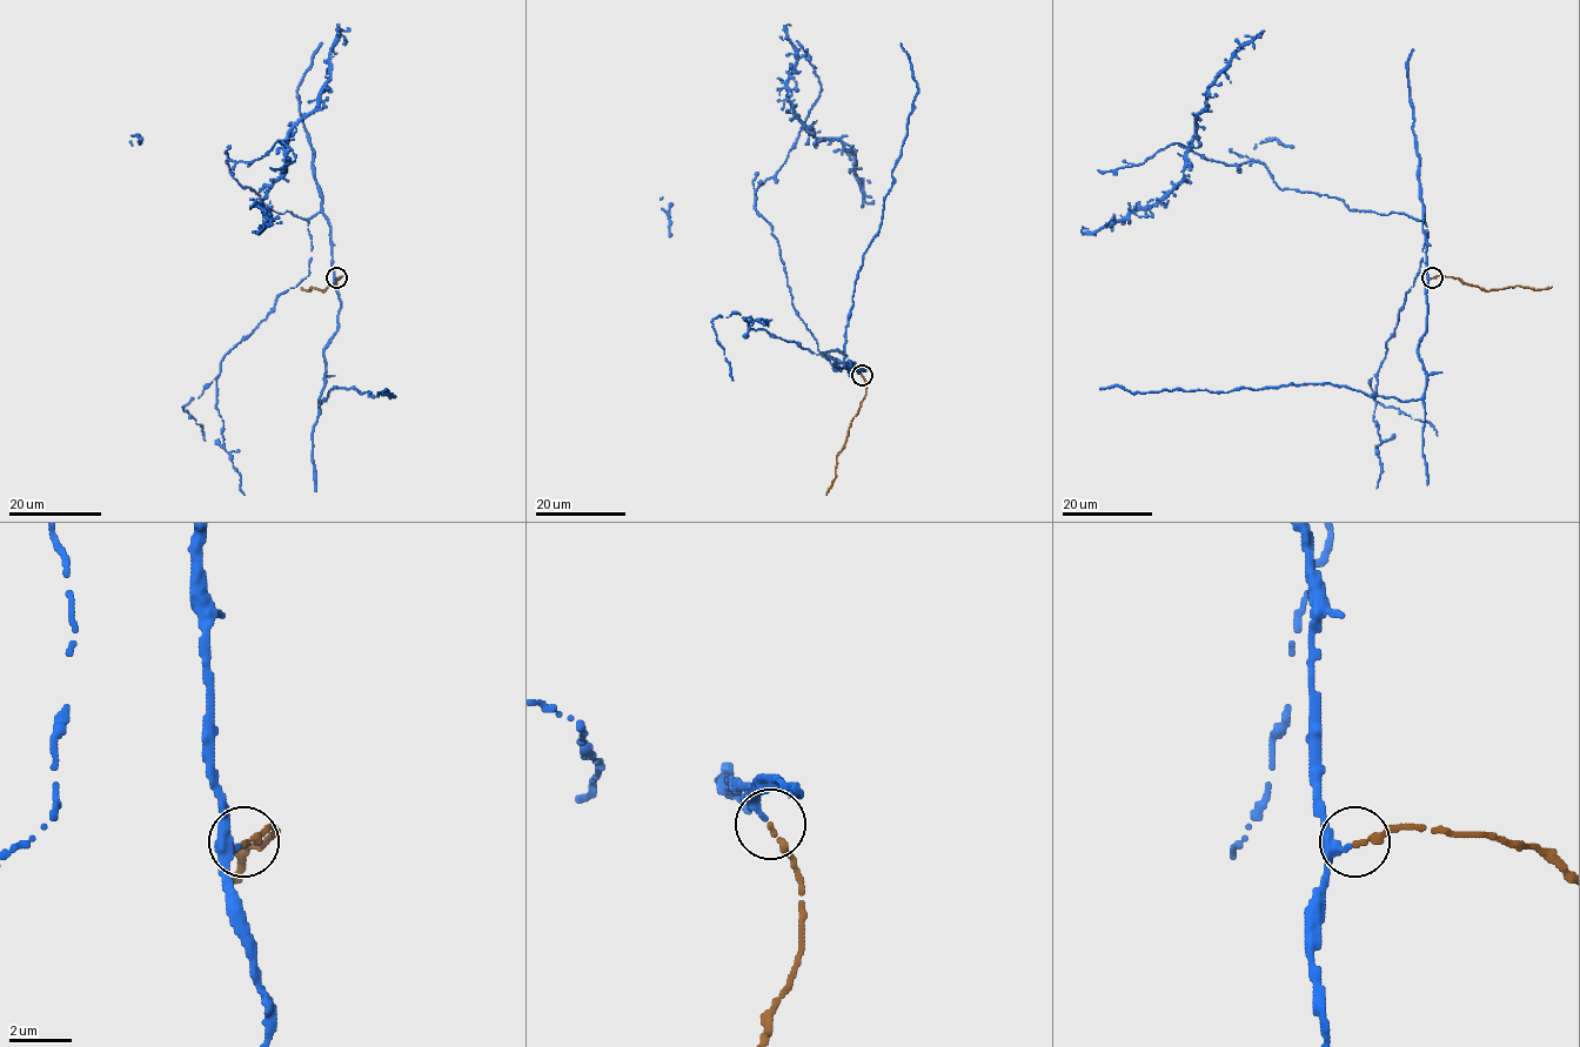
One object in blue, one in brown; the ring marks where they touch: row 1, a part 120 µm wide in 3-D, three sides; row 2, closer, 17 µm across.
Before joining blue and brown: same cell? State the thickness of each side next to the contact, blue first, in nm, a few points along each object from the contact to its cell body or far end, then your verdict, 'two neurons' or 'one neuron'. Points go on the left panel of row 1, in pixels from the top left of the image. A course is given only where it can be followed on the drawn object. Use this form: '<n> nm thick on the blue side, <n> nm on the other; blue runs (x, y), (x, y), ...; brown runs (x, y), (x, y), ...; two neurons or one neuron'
220 nm thick on the blue side, 220 nm on the other; blue runs (336, 279), (322, 214), (263, 209), (227, 156), (250, 162), (281, 148), (319, 101), (329, 48), (349, 29); brown runs (336, 279), (341, 276), (323, 293), (312, 287), (310, 292), (301, 288); one neuron

